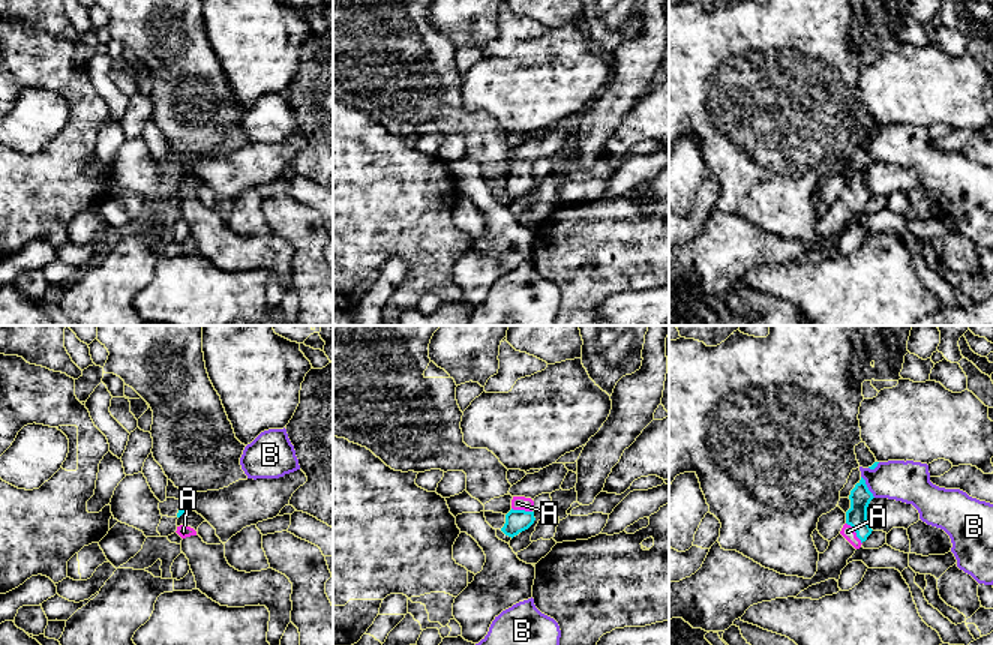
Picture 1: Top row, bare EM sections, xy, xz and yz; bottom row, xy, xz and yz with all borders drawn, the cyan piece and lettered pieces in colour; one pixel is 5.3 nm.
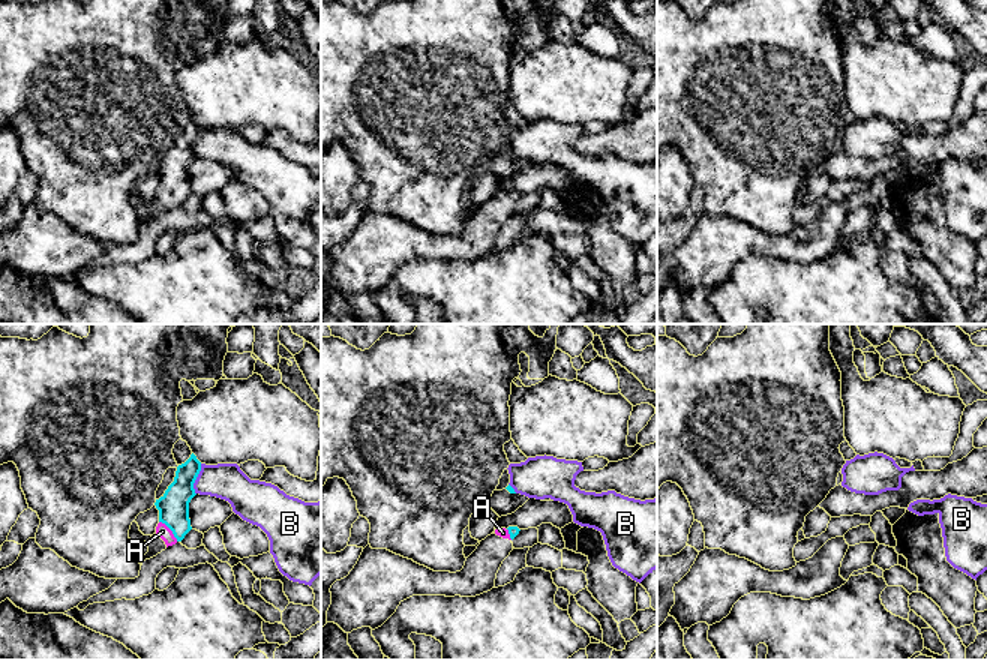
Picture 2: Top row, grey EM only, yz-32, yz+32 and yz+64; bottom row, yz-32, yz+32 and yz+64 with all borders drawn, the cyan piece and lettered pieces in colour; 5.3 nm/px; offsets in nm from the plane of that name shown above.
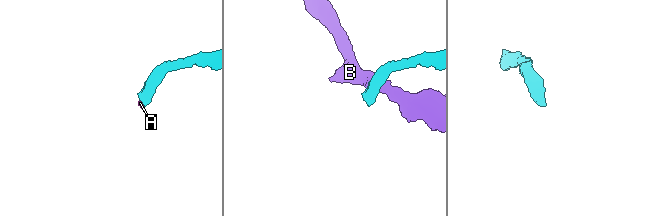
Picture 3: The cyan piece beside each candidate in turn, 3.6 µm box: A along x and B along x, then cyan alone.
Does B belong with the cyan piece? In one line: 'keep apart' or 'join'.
keep apart

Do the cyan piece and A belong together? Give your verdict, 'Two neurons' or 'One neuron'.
One neuron

